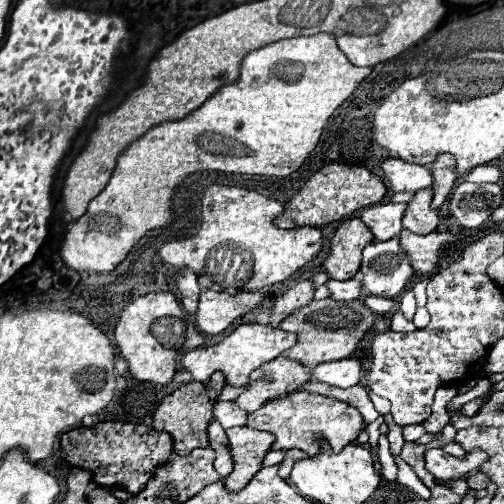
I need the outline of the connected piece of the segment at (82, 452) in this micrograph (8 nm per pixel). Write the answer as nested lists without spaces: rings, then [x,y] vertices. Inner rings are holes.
[[[106,420],[96,426],[80,426],[70,432],[64,432],[60,438],[62,456],[66,462],[78,468],[86,468],[92,472],[92,480],[98,486],[114,488],[122,486],[130,494],[138,494],[148,478],[154,474],[156,466],[168,462],[172,454],[172,438],[166,432],[158,432],[144,424]]]

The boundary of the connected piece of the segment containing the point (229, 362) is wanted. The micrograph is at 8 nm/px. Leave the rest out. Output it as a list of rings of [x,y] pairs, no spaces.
[[[240,324],[222,342],[184,352],[182,358],[180,358],[180,364],[182,364],[184,370],[188,370],[192,374],[194,380],[206,382],[216,370],[220,370],[226,376],[226,384],[230,384],[230,386],[244,386],[248,382],[248,376],[250,376],[250,372],[254,368],[258,368],[260,364],[280,356],[282,352],[286,352],[294,344],[296,344],[296,336],[290,334],[290,332],[284,332],[280,328],[260,326],[260,324]]]

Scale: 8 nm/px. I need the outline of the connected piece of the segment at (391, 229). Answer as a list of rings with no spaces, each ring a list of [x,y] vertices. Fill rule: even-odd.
[[[374,204],[360,212],[360,220],[370,228],[374,242],[382,242],[400,234],[404,210],[406,204]]]

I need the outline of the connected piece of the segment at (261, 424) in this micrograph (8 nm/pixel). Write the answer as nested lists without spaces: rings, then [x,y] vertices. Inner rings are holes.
[[[298,390],[298,392],[290,392],[290,396],[282,396],[282,400],[270,400],[270,404],[262,404],[262,408],[258,408],[256,412],[250,412],[246,426],[274,434],[276,440],[270,446],[270,450],[300,448],[308,456],[314,456],[316,452],[320,452],[320,444],[314,440],[316,432],[322,432],[322,436],[332,446],[332,450],[340,452],[346,444],[356,442],[356,436],[362,428],[362,416],[356,408],[336,398],[316,396],[304,390]]]

